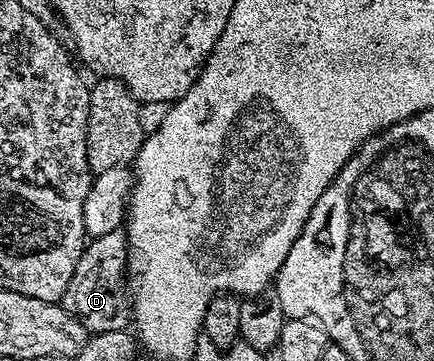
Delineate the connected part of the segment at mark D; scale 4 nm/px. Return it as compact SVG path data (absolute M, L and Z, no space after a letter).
M116 229L87 241L80 260L76 260L76 272L72 272L72 280L68 280L68 288L64 288L60 304L80 322L87 335L126 330L126 321L131 321L132 310L128 305L128 294L123 282L128 270L127 253L126 235L121 229Z

